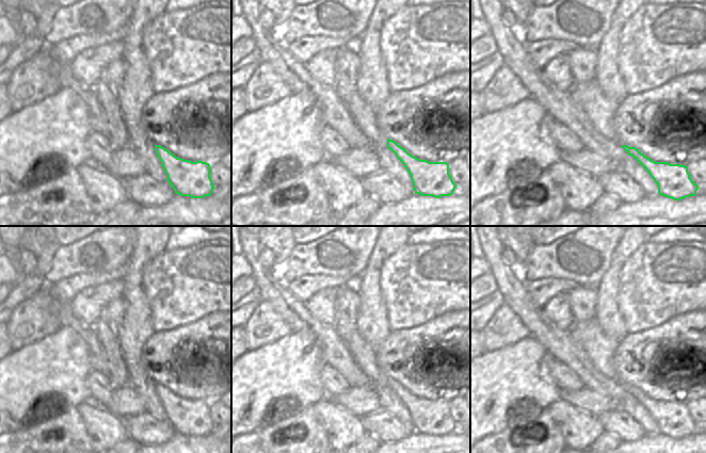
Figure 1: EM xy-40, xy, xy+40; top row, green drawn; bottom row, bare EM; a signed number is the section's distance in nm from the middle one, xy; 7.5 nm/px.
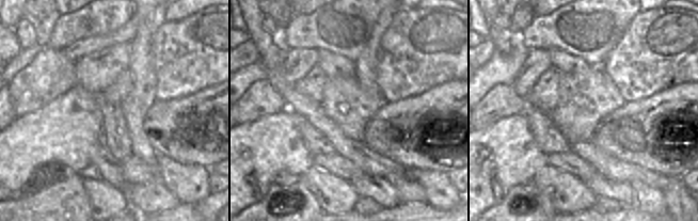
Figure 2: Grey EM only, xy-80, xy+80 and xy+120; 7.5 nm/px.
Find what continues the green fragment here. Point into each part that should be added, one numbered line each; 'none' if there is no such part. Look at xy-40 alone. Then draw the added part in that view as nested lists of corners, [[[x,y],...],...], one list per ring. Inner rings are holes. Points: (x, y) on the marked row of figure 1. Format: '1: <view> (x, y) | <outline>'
none

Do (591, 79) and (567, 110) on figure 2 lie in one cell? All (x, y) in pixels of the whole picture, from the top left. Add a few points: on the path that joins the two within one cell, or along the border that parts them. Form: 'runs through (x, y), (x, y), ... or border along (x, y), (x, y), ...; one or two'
runs through (591, 88), (575, 105); one

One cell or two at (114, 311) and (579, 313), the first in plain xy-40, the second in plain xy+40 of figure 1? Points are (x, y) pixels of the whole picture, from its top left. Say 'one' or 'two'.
one

